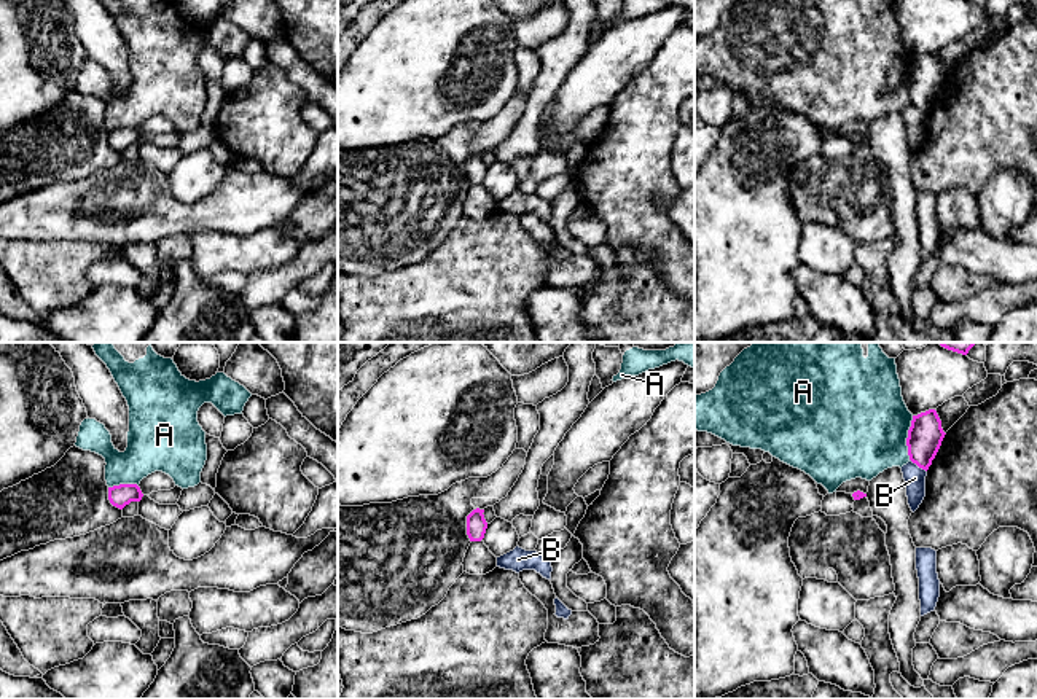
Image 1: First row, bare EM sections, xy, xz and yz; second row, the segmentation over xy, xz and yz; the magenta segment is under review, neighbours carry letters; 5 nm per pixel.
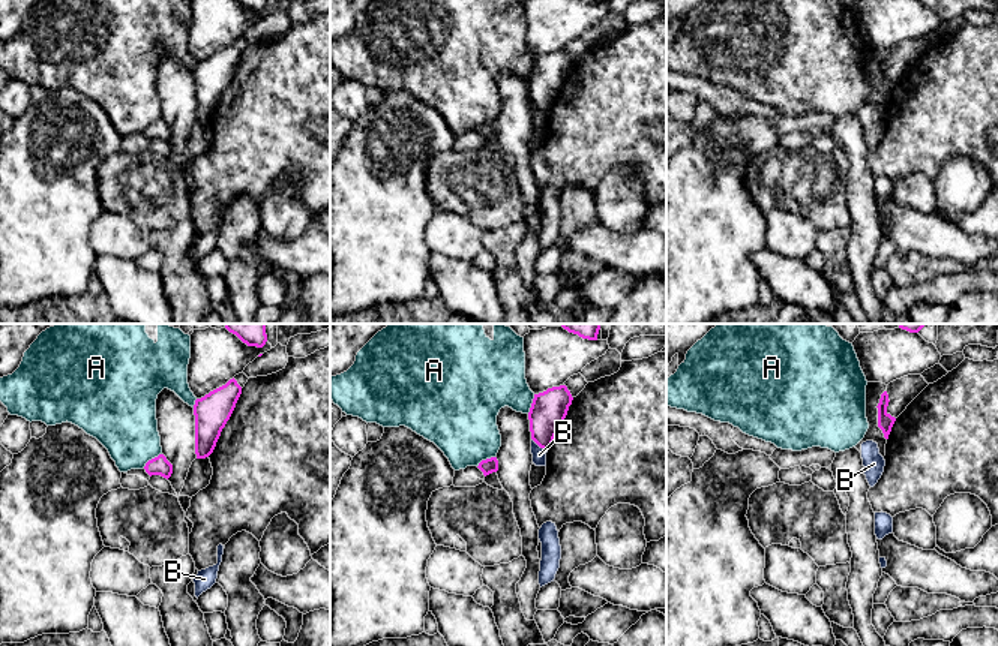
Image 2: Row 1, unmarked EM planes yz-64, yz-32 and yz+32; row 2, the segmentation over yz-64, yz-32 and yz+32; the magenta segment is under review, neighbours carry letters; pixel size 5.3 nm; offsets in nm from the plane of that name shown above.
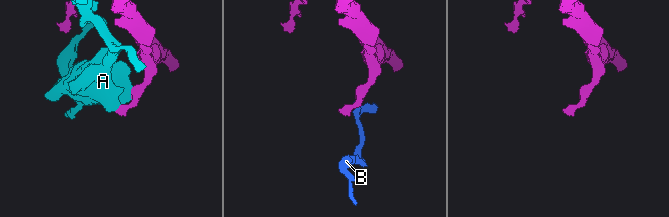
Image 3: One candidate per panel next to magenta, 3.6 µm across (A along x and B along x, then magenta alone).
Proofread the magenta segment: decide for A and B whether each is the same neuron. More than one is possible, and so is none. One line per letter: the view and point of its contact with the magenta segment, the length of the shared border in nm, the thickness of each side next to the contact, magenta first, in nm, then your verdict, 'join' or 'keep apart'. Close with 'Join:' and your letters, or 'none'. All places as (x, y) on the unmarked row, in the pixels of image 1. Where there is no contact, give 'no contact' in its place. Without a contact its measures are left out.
A: meets magenta in yz at (907, 82); contact 240 nm long; 180 nm thick on the magenta side, 500 nm on the other; keep apart
B: meets magenta in yz at (919, 110); contact 100 nm long; 180 nm thick on the magenta side, 110 nm on the other; keep apart
Join: none

